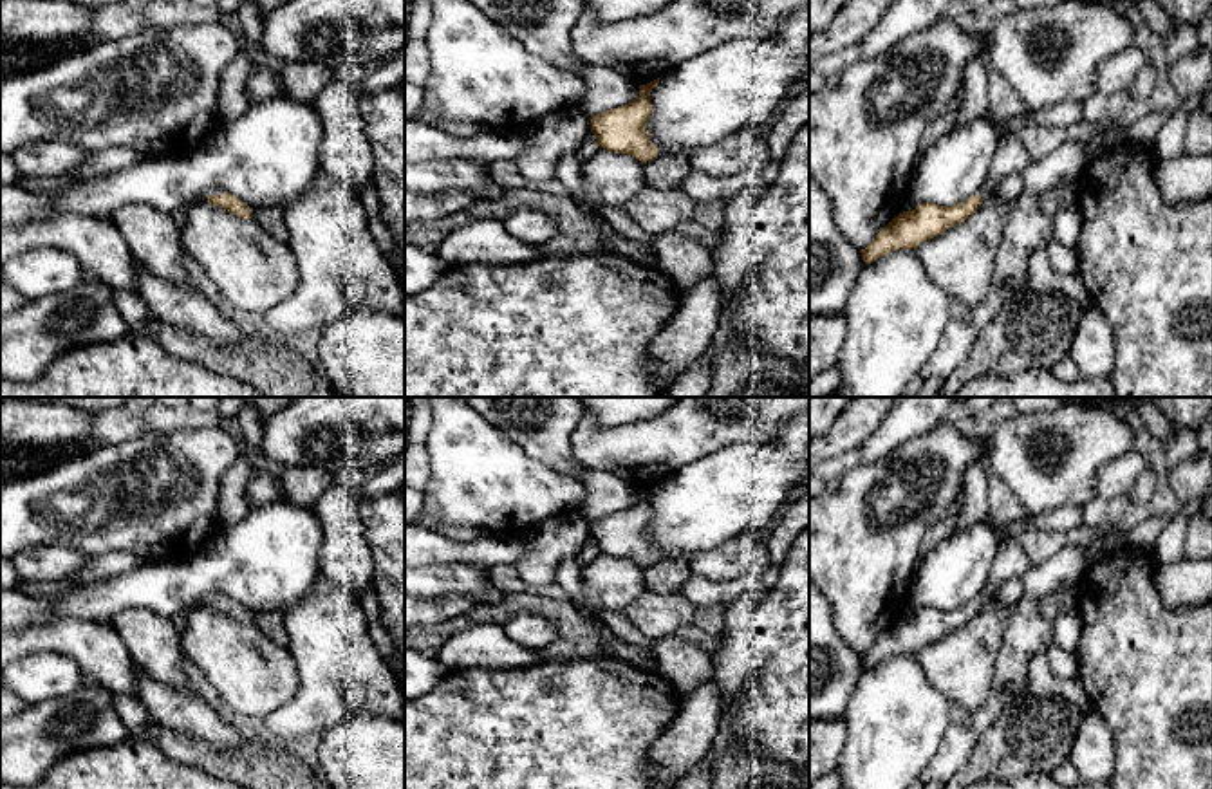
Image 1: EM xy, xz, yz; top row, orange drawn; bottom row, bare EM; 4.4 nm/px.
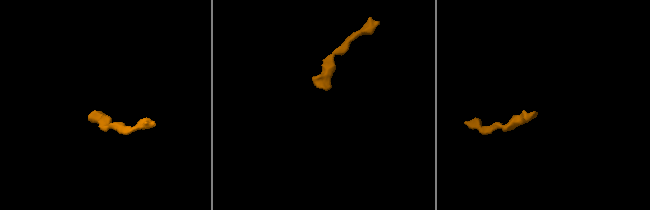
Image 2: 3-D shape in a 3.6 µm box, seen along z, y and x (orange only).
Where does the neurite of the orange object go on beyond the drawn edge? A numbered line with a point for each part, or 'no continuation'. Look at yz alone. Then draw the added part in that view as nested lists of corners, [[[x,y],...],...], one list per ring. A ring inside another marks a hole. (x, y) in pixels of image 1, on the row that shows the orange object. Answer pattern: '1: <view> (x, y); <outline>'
1: yz (1012, 157); [[[1001,134],[990,173],[977,195],[984,200],[1004,177],[1022,173],[1030,162],[1026,146],[1015,135]]]

